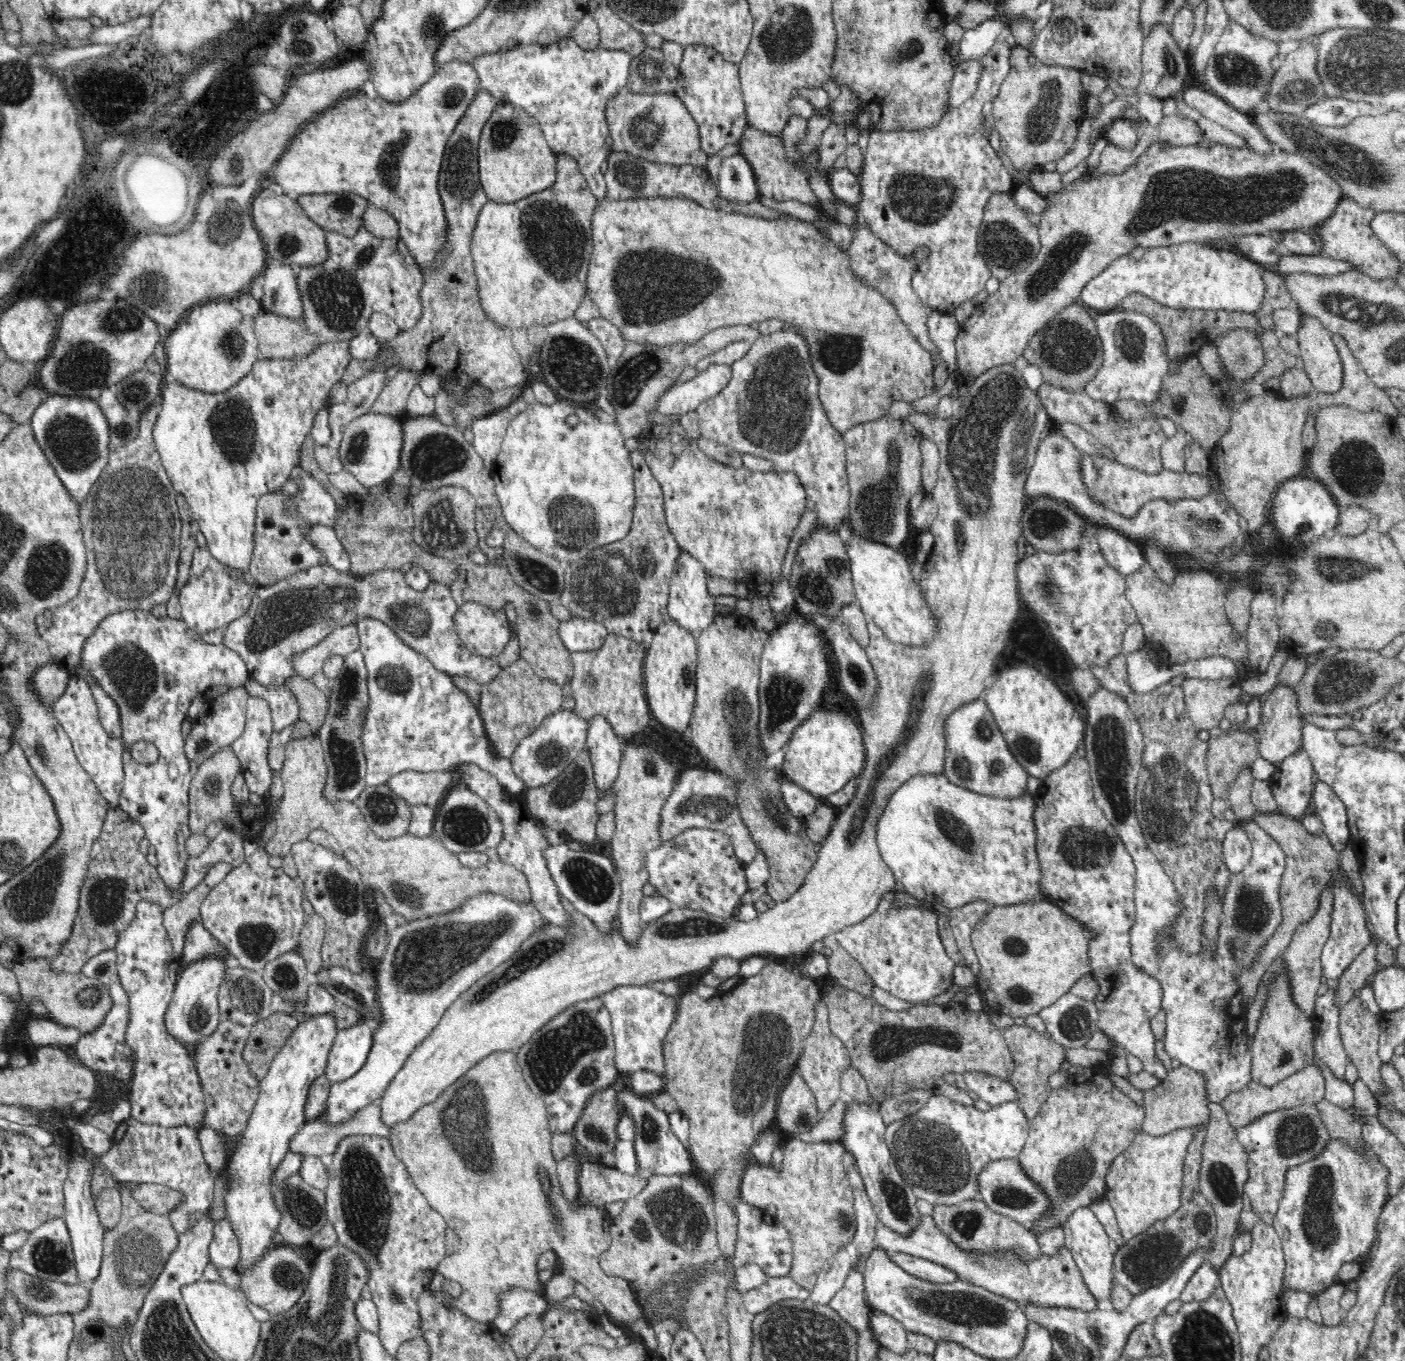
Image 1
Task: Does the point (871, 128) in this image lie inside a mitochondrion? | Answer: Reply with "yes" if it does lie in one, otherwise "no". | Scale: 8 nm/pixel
no

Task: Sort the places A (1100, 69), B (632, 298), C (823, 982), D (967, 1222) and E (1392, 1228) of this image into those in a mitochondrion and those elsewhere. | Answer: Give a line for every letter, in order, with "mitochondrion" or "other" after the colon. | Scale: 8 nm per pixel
A: other
B: mitochondrion
C: other
D: mitochondrion
E: other

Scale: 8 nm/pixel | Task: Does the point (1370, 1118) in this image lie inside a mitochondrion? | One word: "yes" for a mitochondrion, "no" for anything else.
no

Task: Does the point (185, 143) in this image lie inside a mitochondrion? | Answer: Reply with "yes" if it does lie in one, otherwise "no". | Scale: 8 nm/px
no

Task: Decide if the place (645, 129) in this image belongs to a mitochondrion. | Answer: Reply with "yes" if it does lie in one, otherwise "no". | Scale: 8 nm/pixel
yes

